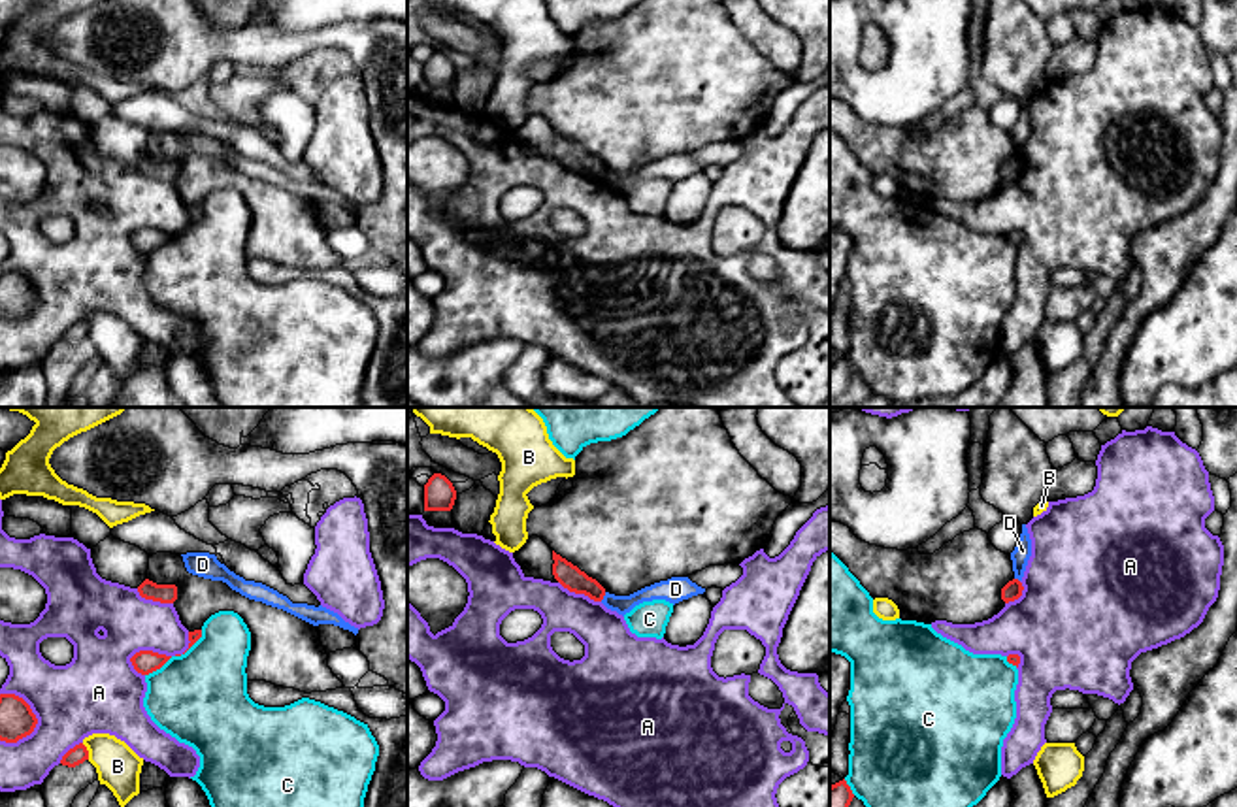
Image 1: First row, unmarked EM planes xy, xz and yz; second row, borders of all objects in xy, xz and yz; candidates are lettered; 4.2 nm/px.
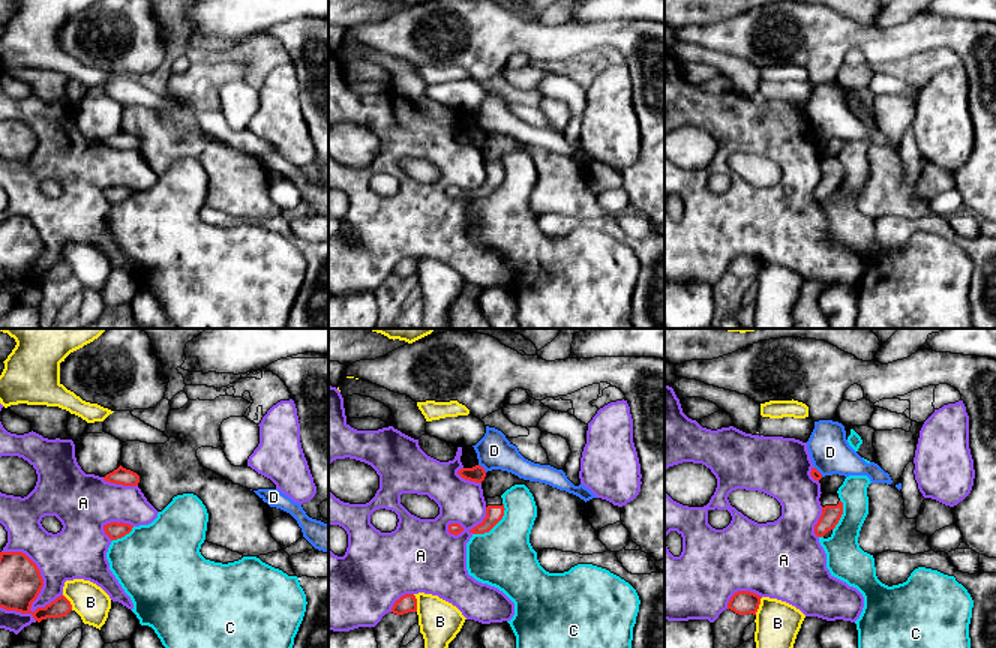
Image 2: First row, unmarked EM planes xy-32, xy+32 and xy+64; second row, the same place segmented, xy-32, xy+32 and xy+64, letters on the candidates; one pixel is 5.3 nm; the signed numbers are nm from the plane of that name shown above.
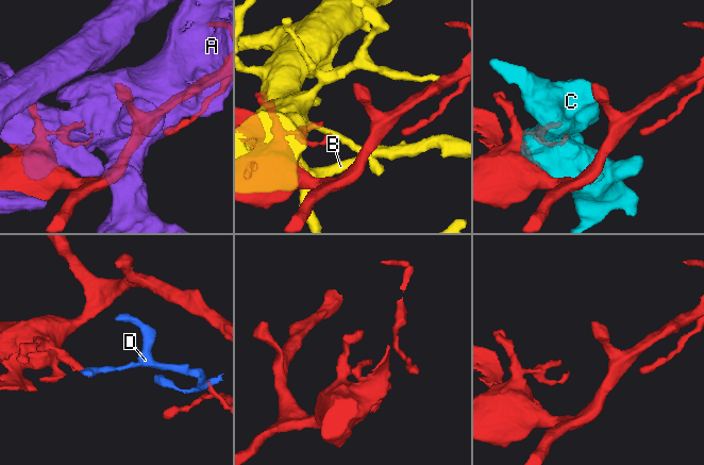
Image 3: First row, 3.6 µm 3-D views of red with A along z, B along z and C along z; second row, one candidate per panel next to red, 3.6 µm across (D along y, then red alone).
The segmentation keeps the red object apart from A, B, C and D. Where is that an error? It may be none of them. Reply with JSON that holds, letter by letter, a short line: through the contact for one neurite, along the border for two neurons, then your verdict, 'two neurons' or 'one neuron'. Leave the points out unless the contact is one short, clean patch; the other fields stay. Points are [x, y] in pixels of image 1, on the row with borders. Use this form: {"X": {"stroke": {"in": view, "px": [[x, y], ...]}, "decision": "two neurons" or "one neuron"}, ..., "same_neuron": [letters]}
{"A": {"decision": "two neurons"}, "B": {"decision": "two neurons"}, "C": {"decision": "two neurons"}, "D": {"stroke": {"in": "xz", "px": [[606, 592], [600, 600]]}, "decision": "two neurons"}, "same_neuron": []}

